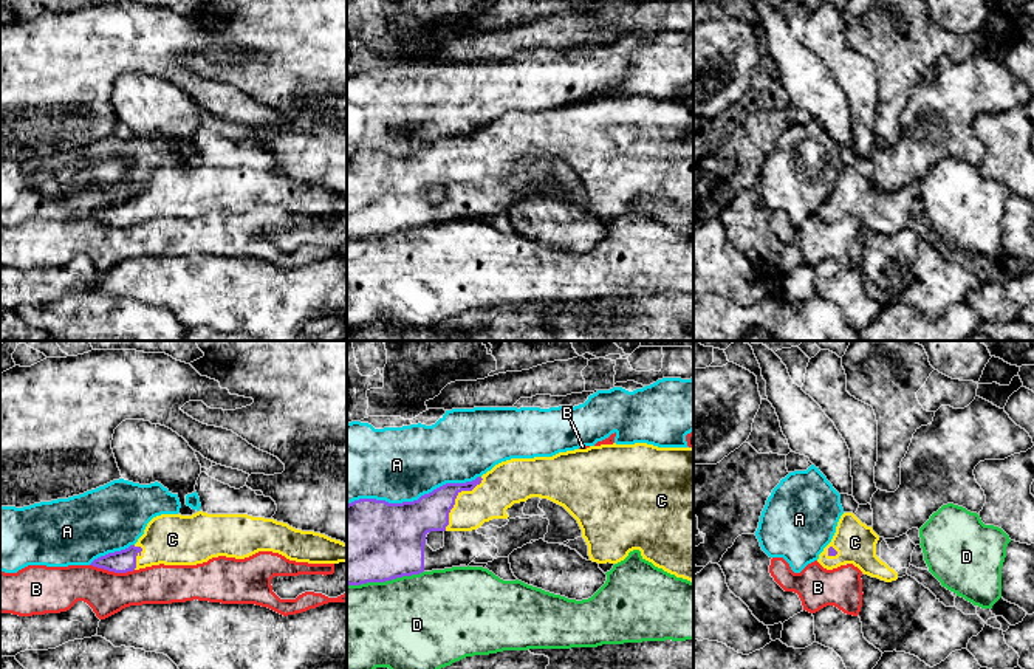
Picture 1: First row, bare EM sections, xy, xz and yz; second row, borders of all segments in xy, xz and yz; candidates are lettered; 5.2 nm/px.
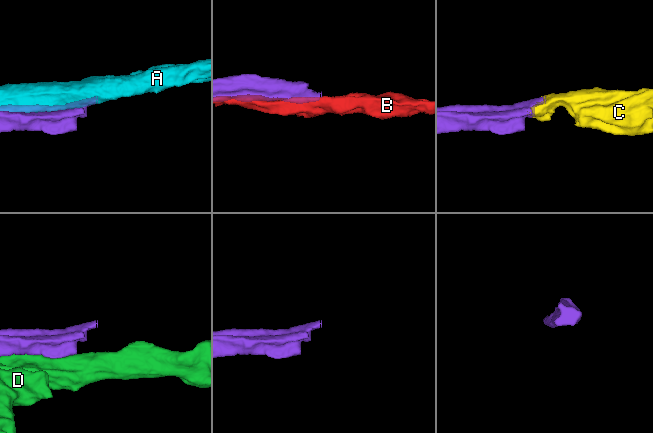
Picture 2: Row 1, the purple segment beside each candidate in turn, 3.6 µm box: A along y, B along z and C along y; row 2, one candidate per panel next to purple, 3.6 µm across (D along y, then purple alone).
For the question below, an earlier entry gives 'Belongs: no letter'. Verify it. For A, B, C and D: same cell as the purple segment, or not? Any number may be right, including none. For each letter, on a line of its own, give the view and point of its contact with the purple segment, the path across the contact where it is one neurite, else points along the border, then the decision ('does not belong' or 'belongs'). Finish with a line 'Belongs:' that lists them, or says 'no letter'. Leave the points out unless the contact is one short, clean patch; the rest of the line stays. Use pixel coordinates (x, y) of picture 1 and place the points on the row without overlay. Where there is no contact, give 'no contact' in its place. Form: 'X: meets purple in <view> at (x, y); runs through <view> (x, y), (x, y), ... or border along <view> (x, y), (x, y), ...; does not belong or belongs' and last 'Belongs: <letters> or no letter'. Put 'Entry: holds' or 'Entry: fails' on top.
Entry: fails
A: meets purple in xz at (414, 154); does not belong
B: meets purple in xy at (112, 223); does not belong
C: meets purple in xz at (455, 150); belongs
D: meets purple in xz at (384, 234); does not belong
Belongs: C

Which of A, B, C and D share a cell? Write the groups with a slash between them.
A / B / C / D

